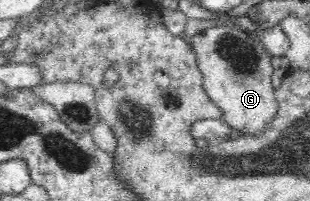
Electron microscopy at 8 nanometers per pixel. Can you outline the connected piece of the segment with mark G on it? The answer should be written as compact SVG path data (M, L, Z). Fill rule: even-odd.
M233 23L208 28L187 40L203 74L203 87L224 113L223 120L244 135L262 133L278 113L275 90L272 87L271 54L258 39Z

